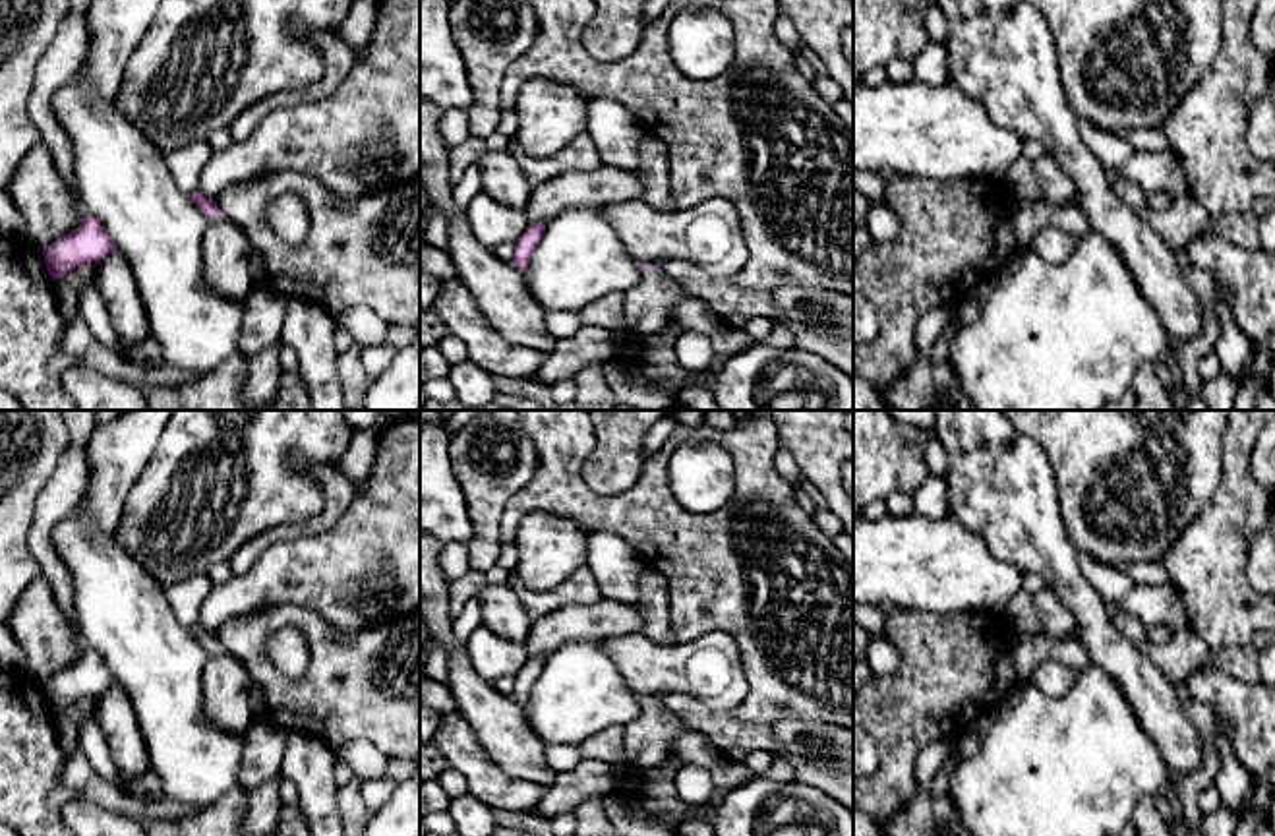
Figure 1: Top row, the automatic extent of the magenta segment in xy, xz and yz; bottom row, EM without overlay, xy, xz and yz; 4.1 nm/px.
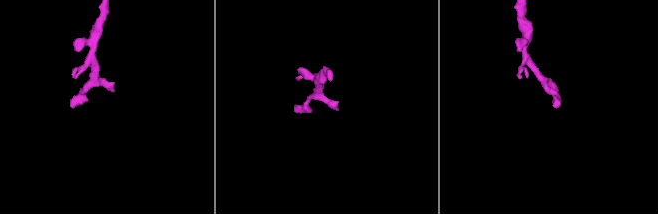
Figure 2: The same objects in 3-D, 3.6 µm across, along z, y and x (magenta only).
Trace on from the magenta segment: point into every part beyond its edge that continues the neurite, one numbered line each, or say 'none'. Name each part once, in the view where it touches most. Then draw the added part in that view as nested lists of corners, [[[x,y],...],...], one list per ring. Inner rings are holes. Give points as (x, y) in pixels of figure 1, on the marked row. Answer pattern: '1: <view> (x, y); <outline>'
1: xz (649, 306); [[[650,267],[642,281],[625,292],[625,325],[638,335],[658,333],[671,321],[673,306],[687,296],[675,279]]]

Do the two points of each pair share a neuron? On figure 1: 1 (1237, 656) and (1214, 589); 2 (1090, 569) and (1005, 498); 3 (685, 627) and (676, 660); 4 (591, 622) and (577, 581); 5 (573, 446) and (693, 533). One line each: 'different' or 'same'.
1: different
2: different
3: different
4: different
5: same

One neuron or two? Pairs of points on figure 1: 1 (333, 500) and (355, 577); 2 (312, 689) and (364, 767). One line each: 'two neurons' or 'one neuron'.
1: two neurons
2: two neurons

